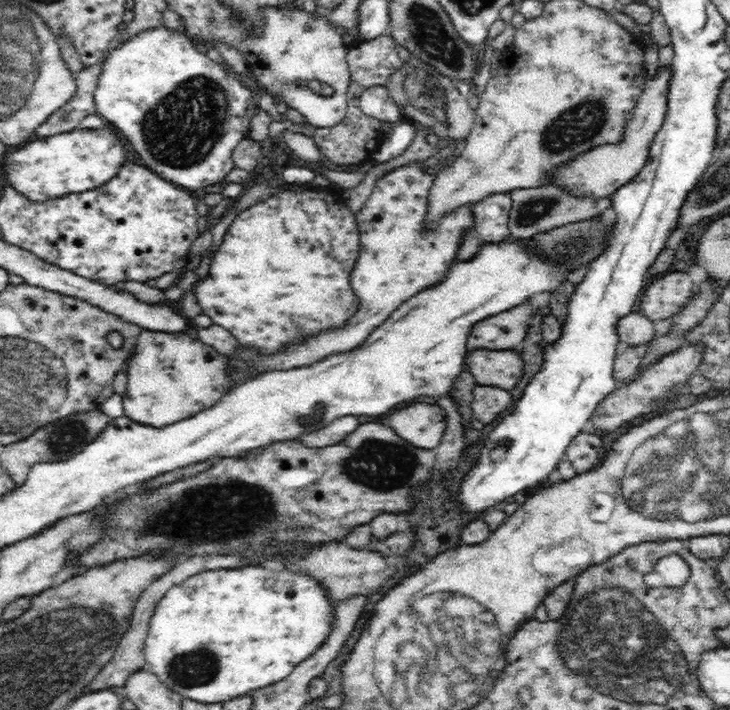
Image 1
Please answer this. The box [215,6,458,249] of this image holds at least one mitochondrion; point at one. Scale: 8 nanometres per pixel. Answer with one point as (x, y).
(422, 90)

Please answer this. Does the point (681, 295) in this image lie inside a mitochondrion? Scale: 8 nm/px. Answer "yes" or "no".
no

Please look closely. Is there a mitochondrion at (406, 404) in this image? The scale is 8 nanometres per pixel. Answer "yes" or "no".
no

